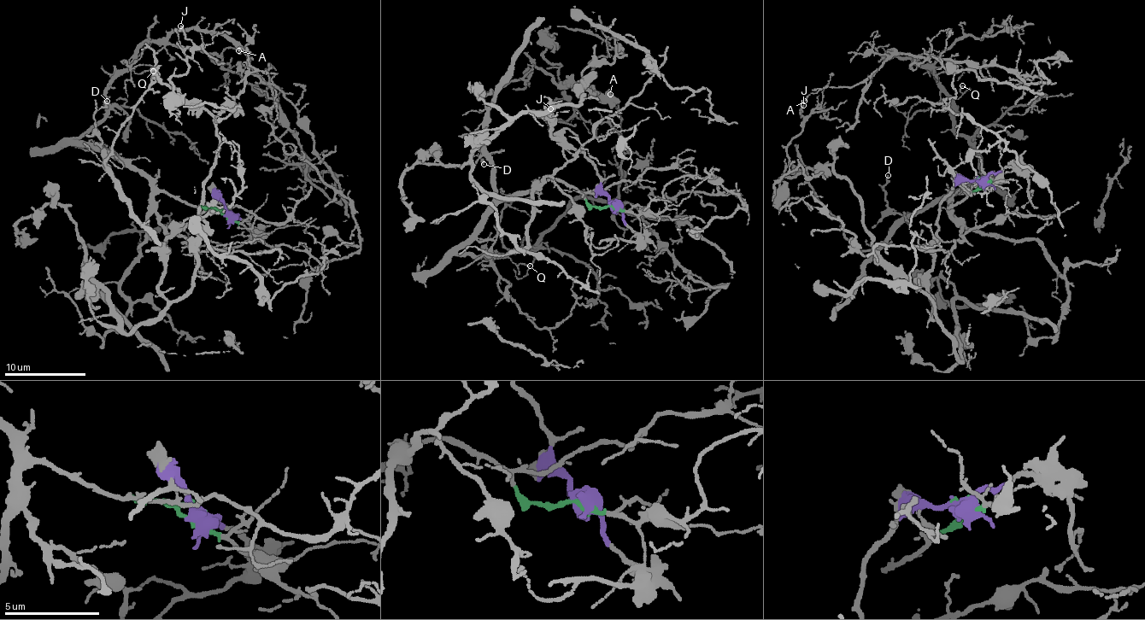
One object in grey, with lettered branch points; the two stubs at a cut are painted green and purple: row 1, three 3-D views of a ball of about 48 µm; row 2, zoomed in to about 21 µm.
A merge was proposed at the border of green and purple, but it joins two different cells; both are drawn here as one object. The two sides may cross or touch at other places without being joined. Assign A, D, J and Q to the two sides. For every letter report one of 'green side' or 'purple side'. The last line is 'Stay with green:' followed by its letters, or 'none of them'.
A: green side
D: green side
J: purple side
Q: green side
Stay with green: A, D, Q

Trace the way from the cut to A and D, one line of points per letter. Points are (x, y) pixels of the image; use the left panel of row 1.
A: (226, 207), (167, 195), (75, 139), (143, 43), (179, 27), (226, 35), (255, 70), (239, 50)
D: (226, 207), (196, 207), (167, 195), (114, 154), (103, 150), (94, 128), (95, 114), (107, 102)

